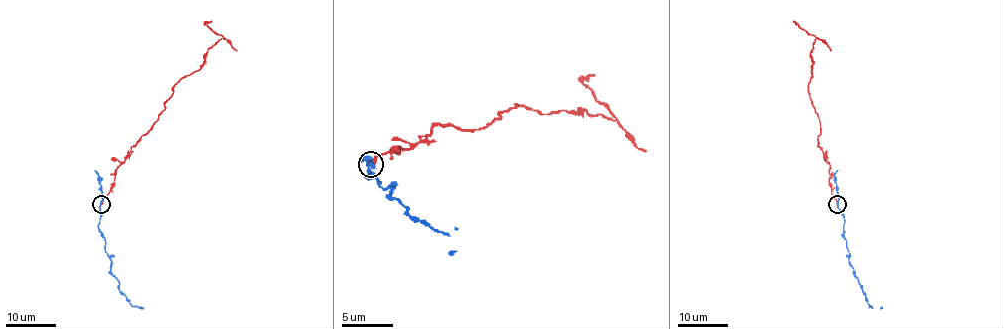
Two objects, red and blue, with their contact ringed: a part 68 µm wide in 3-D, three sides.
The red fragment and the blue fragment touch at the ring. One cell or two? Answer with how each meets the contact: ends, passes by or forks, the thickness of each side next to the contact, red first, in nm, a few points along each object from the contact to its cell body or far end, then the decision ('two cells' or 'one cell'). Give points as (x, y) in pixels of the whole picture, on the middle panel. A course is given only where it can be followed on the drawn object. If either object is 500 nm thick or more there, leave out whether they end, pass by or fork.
red ends | blue passes by | 240/140 nm | red via (370, 165), (393, 149), (411, 149), (434, 126), (482, 129), (516, 106), (618, 121), (582, 83), (595, 75) | blue via (370, 165), (367, 180), (365, 177), (390, 188), (390, 198), (408, 213), (449, 236), (449, 252), (457, 252) | two cells

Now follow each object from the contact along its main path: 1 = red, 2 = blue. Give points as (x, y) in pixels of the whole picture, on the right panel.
1: (838, 204), (830, 187), (830, 164), (819, 146), (820, 121), (808, 88), (816, 37), (793, 21)
2: (838, 204), (845, 221), (849, 260), (854, 273), (867, 302), (873, 308), (881, 308)

